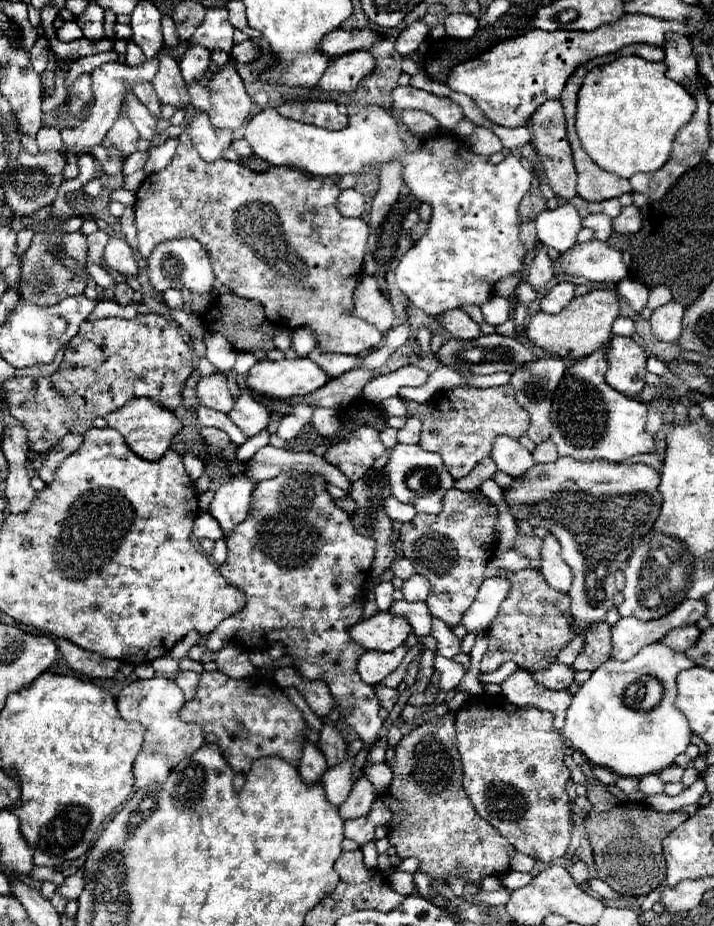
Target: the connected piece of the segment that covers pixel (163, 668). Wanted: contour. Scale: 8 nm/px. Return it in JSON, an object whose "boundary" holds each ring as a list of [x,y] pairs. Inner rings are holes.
{"boundary":[[[164,654],[156,660],[152,660],[152,668],[158,672],[158,674],[172,674],[178,670],[178,660],[174,660],[170,654]]]}

